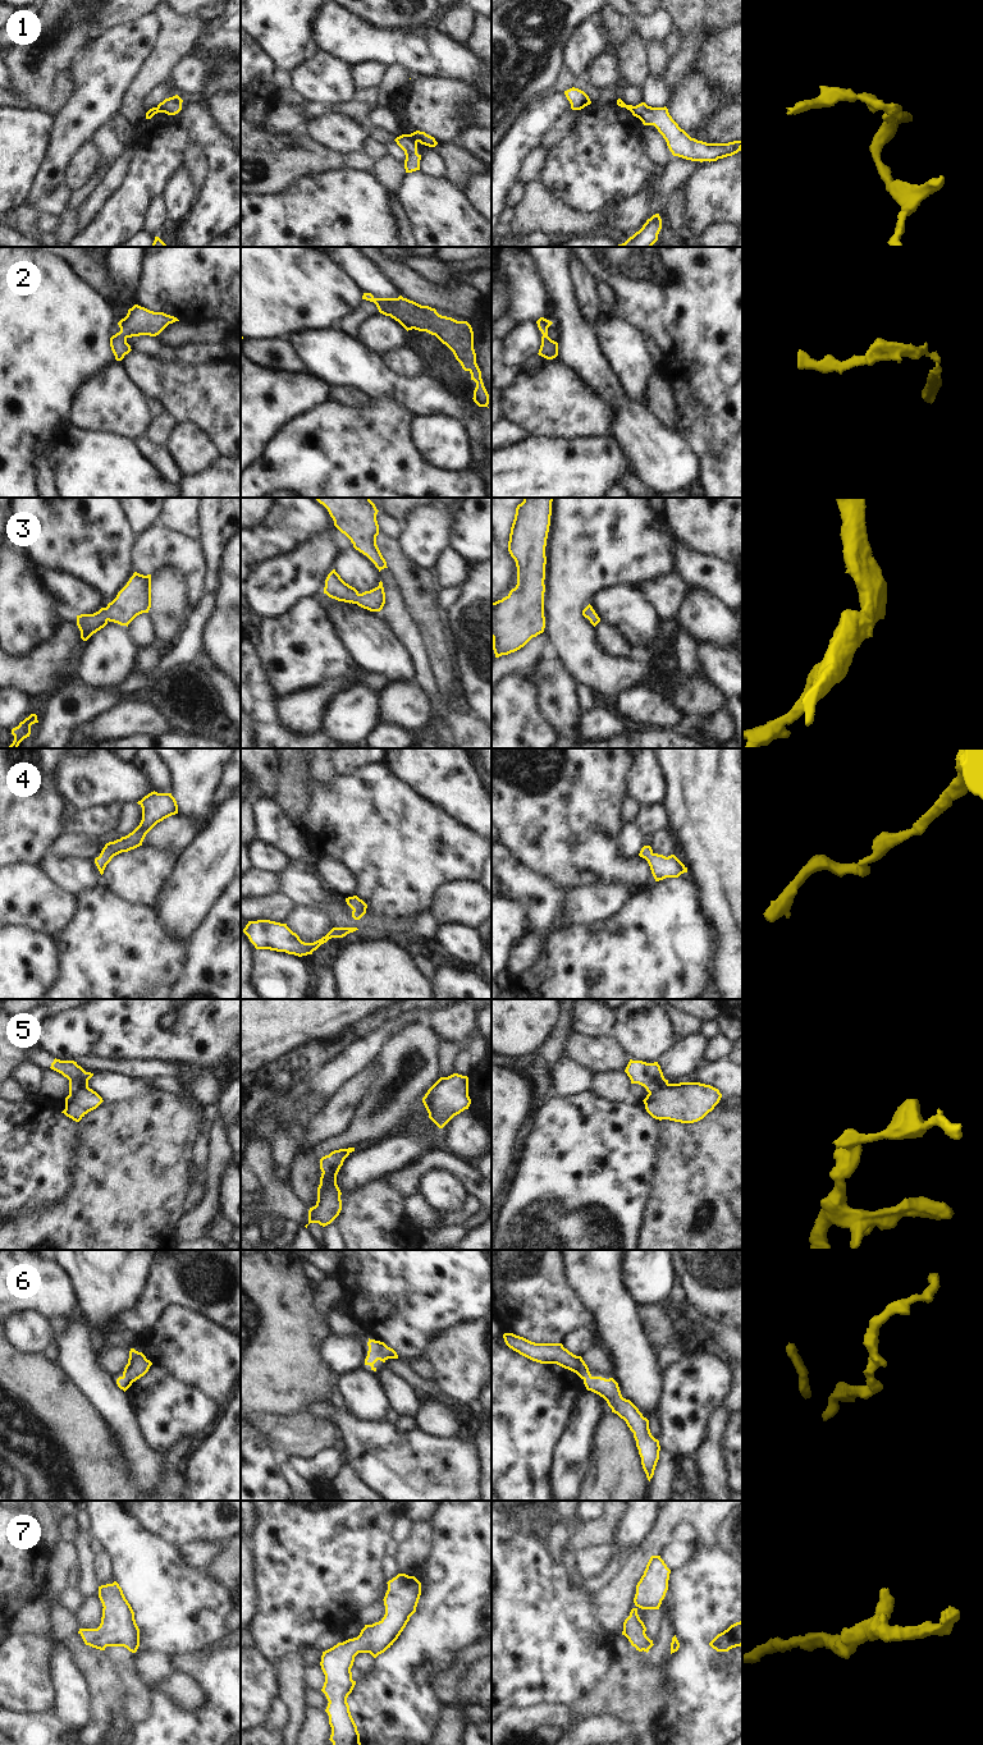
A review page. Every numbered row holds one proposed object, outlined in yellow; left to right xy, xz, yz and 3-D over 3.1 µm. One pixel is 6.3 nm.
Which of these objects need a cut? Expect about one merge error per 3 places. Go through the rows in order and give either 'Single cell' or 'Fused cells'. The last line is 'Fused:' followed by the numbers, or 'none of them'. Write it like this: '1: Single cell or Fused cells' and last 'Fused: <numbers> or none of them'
1: Fused cells
2: Single cell
3: Single cell
4: Single cell
5: Fused cells
6: Single cell
7: Single cell
Fused: 1, 5.

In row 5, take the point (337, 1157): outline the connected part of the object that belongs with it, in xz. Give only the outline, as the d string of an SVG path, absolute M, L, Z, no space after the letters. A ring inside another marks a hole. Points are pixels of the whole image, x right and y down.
M355 1148L339 1149L332 1151L329 1155L323 1157L320 1159L321 1172L325 1172L330 1165L339 1165L352 1151L355 1151Z

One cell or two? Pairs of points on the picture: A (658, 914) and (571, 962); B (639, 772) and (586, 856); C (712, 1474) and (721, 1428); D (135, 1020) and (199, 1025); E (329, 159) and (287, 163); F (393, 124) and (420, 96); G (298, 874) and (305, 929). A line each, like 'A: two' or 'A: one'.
A: one
B: two
C: one
D: one
E: one
F: two
G: two

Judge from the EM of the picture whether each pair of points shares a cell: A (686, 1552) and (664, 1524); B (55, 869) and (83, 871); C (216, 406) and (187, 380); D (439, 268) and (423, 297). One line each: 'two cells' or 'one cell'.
A: two cells
B: one cell
C: one cell
D: two cells

